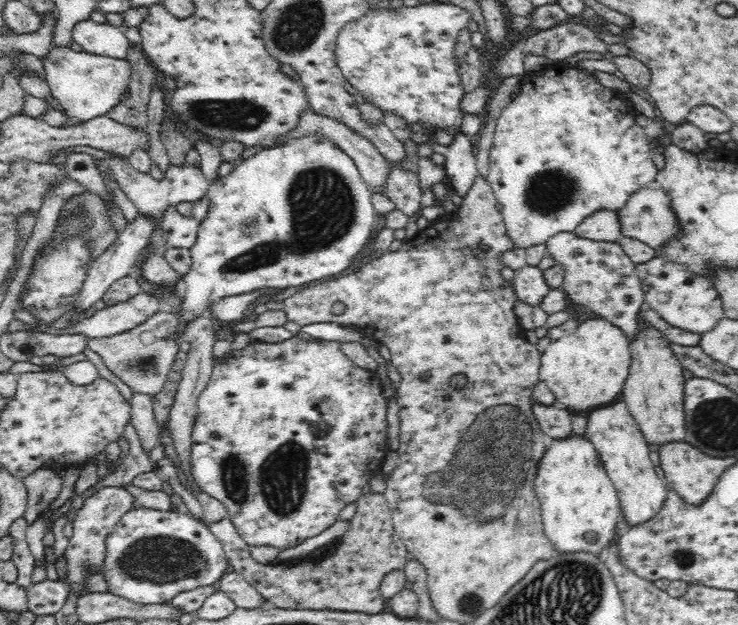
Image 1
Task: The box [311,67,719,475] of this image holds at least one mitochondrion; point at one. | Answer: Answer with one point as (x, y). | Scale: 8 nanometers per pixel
(550, 193)

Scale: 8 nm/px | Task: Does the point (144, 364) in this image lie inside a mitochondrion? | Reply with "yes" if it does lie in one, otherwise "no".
yes

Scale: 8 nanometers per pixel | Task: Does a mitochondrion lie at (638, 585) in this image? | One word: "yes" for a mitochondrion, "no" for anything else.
no

